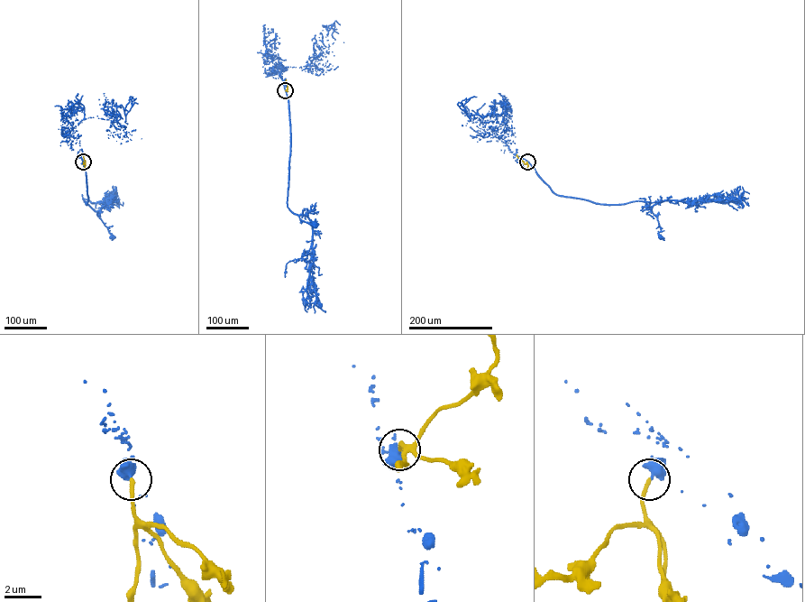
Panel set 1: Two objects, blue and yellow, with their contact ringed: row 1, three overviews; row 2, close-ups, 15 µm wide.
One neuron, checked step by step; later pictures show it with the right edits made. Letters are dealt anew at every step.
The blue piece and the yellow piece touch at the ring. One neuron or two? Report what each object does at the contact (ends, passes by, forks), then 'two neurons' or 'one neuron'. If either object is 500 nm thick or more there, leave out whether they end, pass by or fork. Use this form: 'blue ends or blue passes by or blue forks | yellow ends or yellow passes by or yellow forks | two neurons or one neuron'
one neuron

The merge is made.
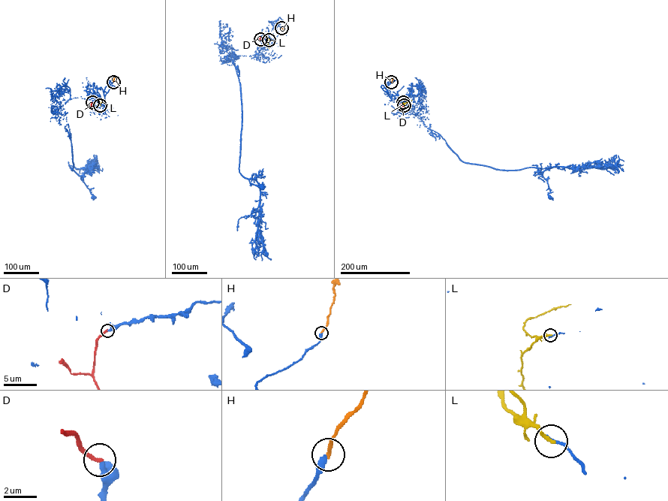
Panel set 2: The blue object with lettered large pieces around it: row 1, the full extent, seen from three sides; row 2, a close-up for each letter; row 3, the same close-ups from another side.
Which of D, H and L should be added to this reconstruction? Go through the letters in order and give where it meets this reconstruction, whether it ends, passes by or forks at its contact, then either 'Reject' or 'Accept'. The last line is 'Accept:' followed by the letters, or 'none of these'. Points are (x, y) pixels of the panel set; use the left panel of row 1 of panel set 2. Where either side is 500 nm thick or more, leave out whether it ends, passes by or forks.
D: Touches blue at (92, 102). It ends there. Accept
H: Touches blue at (113, 82). It ends there. Accept
L: Touches blue at (100, 105). It ends there. Reject
Accept: D, H

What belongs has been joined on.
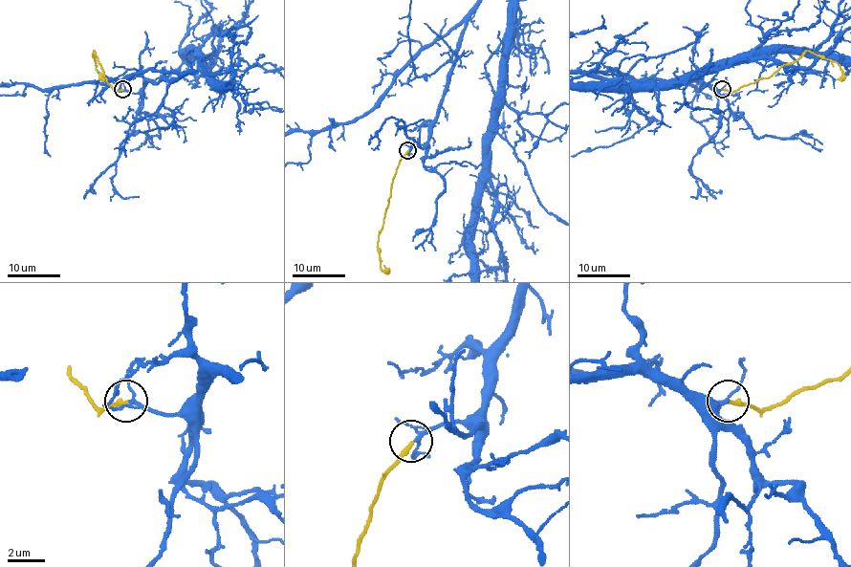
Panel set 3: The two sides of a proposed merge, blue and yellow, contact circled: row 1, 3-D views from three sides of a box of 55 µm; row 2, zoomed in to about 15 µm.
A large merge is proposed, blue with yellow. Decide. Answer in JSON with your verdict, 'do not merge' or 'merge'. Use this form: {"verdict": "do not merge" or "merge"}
{"verdict": "merge"}

